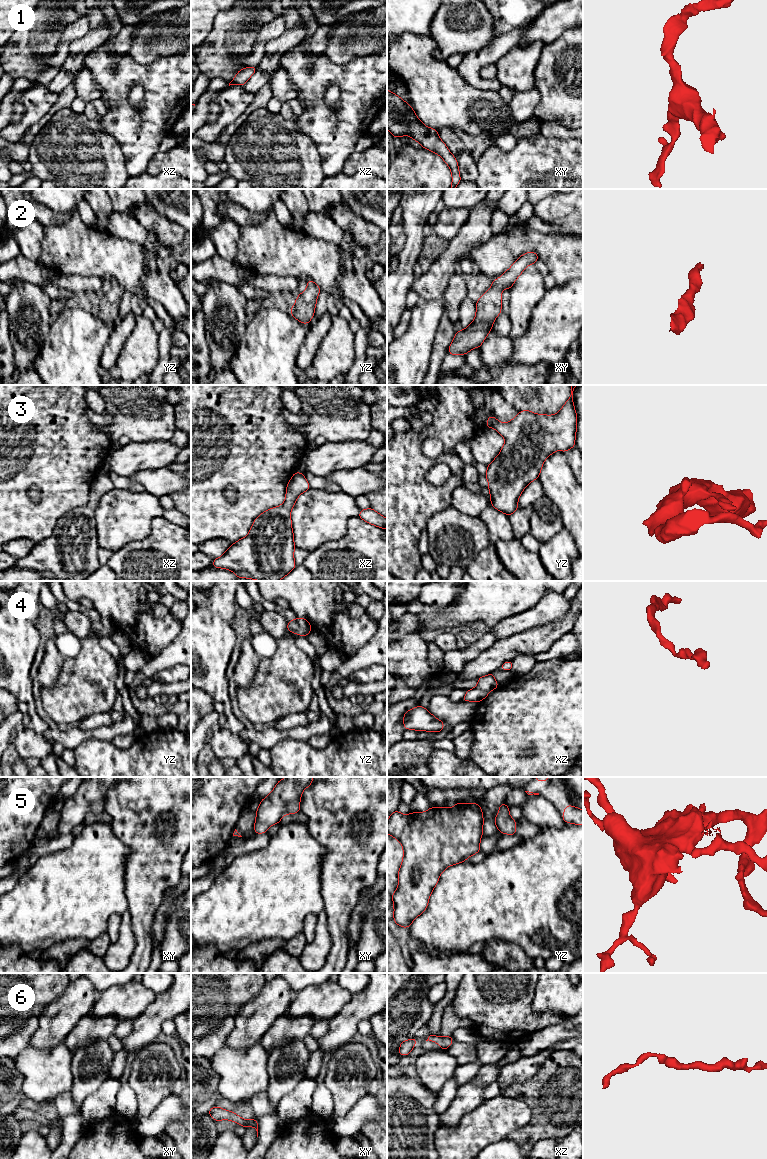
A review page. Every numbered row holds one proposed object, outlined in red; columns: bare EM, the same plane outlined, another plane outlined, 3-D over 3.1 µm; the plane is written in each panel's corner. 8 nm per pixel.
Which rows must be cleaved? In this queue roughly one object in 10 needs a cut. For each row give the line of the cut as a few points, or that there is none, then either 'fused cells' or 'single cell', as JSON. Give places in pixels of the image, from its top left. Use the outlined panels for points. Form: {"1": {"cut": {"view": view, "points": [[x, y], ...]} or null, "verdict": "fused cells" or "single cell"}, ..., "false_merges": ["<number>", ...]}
{"1": {"cut": null, "verdict": "single cell"}, "2": {"cut": null, "verdict": "single cell"}, "3": {"cut": null, "verdict": "single cell"}, "4": {"cut": null, "verdict": "single cell"}, "5": {"cut": null, "verdict": "single cell"}, "6": {"cut": null, "verdict": "single cell"}, "false_merges": []}

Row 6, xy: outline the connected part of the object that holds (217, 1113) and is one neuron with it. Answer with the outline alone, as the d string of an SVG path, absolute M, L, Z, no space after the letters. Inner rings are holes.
M214 1106L208 1111L208 1114L216 1121L218 1122L219 1120L232 1120L236 1124L240 1124L244 1126L246 1129L249 1126L252 1126L256 1129L257 1131L257 1137L258 1137L258 1123L255 1118L250 1119L250 1120L245 1120L242 1119L240 1116L235 1114L234 1112L231 1112L229 1110L224 1110L218 1106Z

